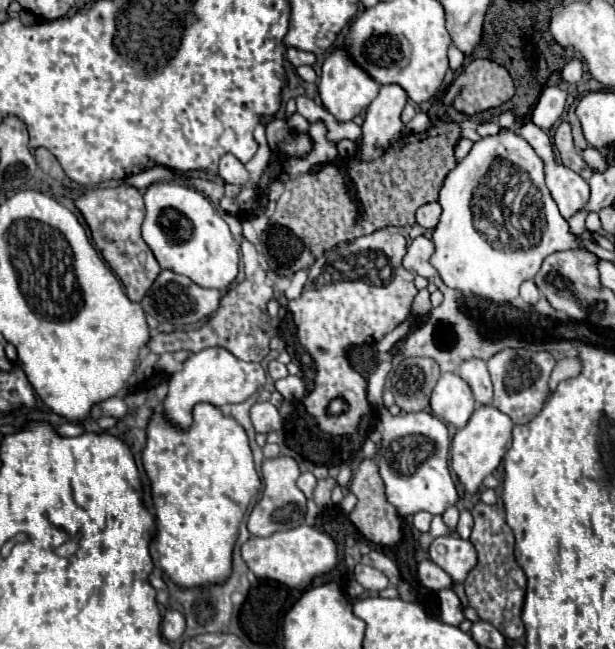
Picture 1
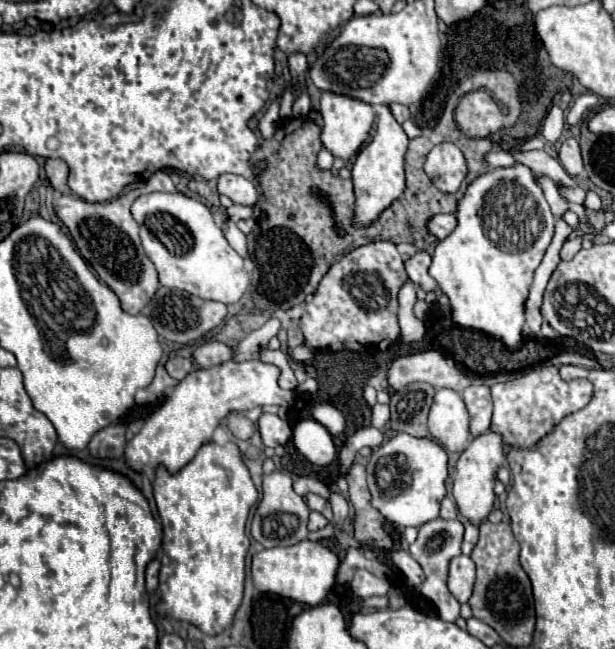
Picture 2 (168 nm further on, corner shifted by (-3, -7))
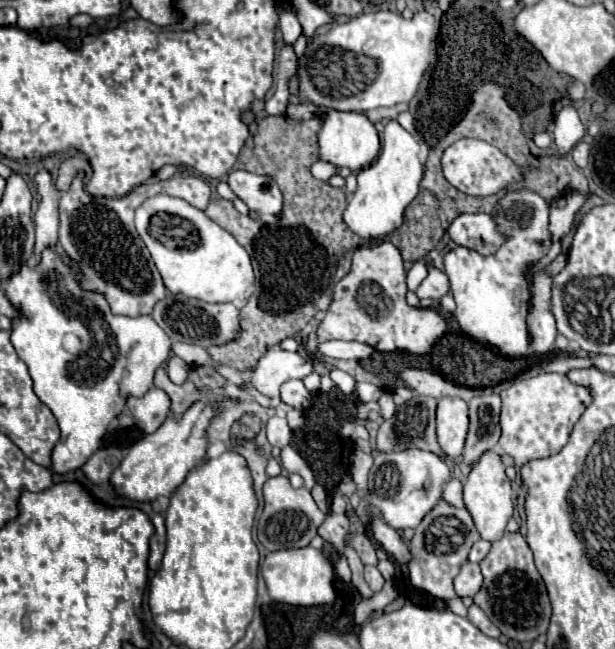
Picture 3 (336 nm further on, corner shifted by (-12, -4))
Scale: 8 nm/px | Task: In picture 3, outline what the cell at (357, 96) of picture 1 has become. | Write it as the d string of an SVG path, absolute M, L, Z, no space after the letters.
M330 110L324 118L324 126L318 132L318 158L322 162L330 162L336 168L362 170L372 164L372 160L380 152L380 138L374 124L360 112L336 112Z

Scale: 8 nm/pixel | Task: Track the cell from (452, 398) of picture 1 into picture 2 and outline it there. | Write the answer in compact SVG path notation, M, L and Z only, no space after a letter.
M439 389L429 411L429 433L447 451L463 451L471 439L469 413L461 395L453 389Z

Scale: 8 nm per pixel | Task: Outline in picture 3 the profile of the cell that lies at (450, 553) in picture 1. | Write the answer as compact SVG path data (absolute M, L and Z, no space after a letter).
M466 562L458 576L454 578L454 590L460 598L466 598L466 596L474 596L478 590L482 588L482 572L480 572L480 566L478 564L472 564L472 562Z

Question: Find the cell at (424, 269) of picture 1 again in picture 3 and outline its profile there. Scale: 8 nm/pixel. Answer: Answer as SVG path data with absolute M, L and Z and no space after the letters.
M430 266L426 280L424 280L424 282L418 286L418 290L416 290L416 296L418 296L418 298L430 298L430 300L438 302L444 294L448 294L448 290L450 290L448 276L446 276L442 270Z

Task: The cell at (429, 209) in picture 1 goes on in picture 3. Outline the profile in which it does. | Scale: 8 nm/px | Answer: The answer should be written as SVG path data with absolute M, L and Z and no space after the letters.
M460 214L450 224L448 234L456 246L476 250L482 256L494 254L506 242L492 214Z

